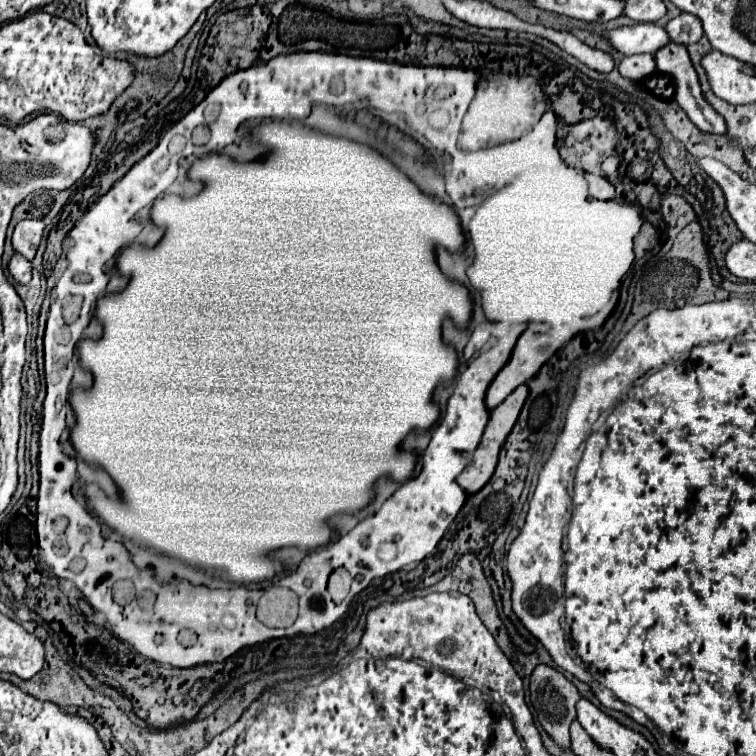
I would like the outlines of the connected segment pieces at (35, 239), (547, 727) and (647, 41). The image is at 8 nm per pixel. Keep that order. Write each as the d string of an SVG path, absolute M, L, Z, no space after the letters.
M24 220L14 228L12 234L12 244L14 244L15 252L22 254L26 260L32 260L38 244L42 240L46 224L42 220Z
M546 664L536 666L536 670L530 676L530 698L532 698L532 708L534 708L534 716L536 720L542 724L544 732L562 748L568 750L570 748L570 724L576 720L576 702L580 700L578 690L574 688L574 684L570 680L564 678L562 672L558 672L556 668L550 668Z
M632 24L620 26L614 30L596 30L596 34L604 36L614 50L620 54L642 54L642 52L656 52L660 44L668 44L668 34L658 24Z

